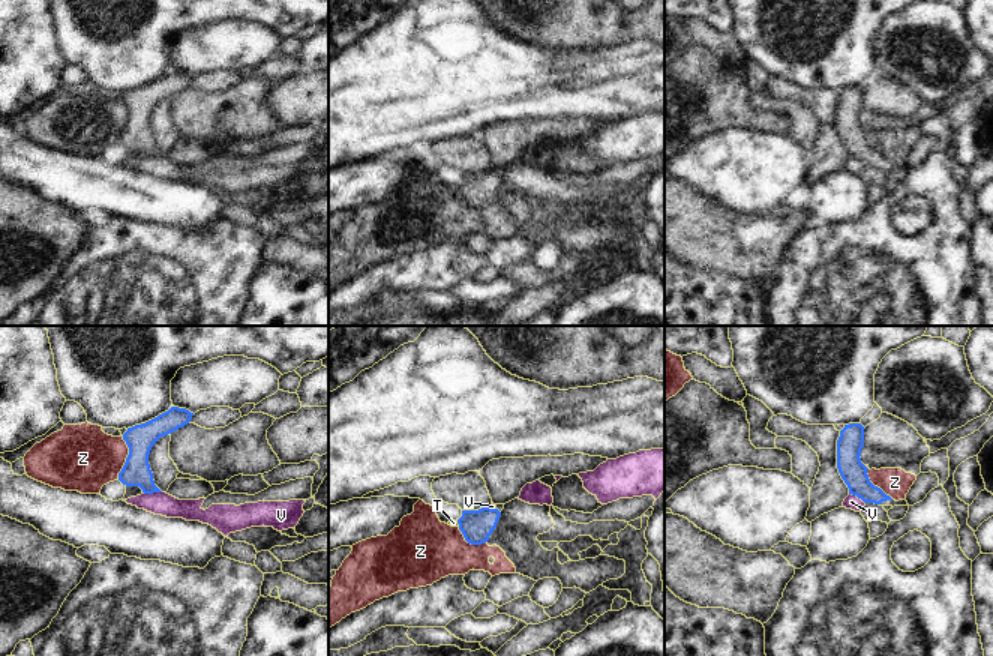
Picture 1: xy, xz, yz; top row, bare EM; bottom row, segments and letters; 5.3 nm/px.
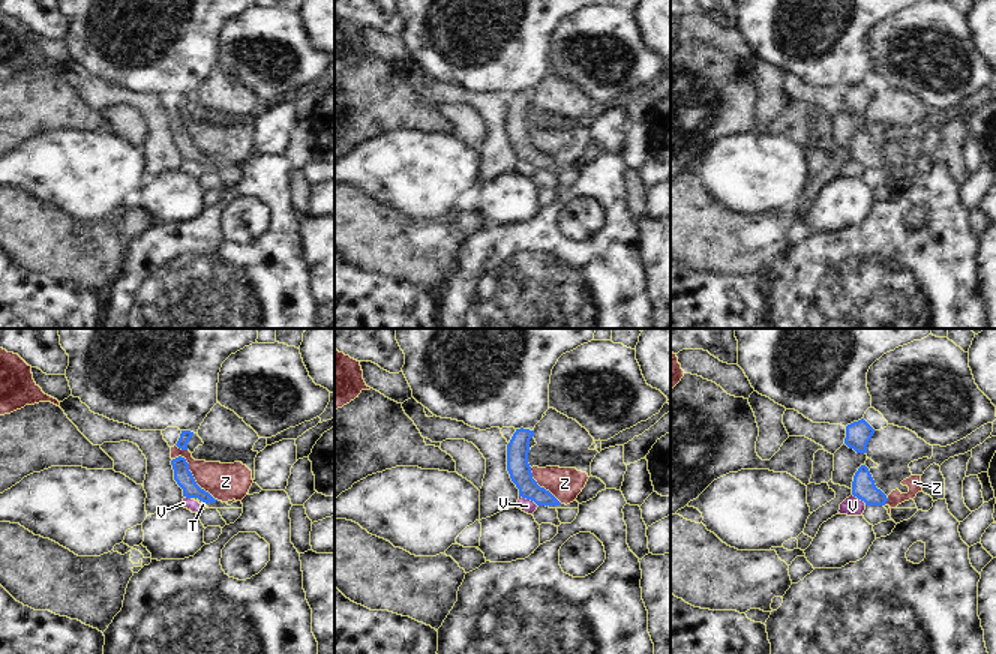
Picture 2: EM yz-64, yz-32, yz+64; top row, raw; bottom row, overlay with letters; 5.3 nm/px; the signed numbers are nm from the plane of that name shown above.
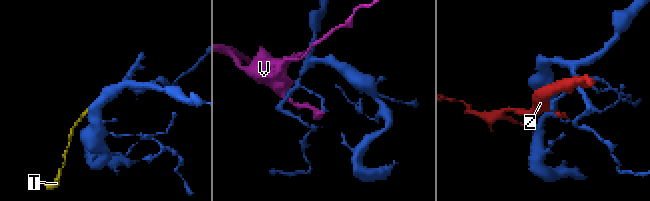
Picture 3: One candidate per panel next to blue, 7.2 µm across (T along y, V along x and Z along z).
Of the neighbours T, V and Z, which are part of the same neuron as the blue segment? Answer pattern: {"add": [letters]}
{"add": []}

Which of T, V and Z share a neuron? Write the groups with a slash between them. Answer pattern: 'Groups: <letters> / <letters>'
Groups: T V / Z

